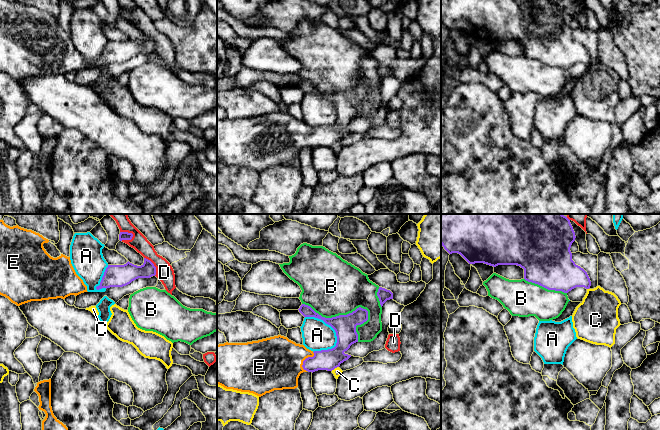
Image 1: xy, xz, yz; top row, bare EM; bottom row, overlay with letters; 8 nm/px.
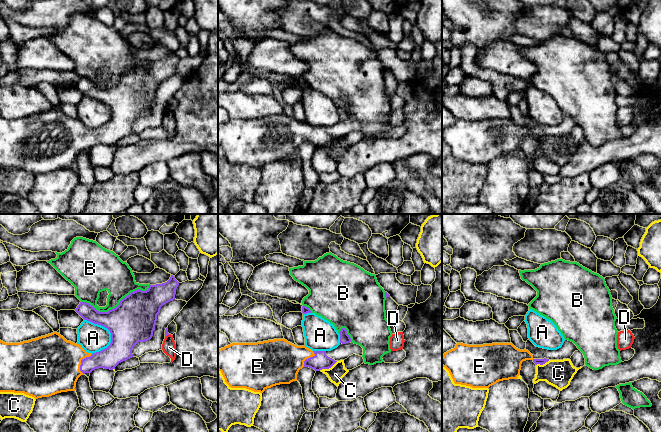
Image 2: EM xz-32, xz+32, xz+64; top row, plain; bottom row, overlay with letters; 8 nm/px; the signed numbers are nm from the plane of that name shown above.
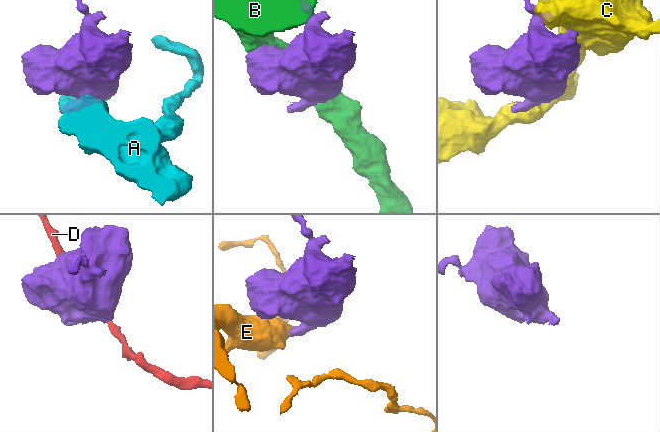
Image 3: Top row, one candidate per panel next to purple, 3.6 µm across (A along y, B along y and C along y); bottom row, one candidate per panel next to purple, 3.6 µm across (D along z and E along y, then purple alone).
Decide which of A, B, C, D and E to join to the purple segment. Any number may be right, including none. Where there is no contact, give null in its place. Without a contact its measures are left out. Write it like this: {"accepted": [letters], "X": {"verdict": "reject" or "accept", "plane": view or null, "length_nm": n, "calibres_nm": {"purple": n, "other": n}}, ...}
{"accepted": ["E"], "A": {"verdict": "reject", "plane": "xz", "length_nm": 340, "calibres_nm": {"purple": 180, "other": 240}}, "B": {"verdict": "reject", "plane": "xz", "length_nm": 550, "calibres_nm": {"purple": 180, "other": 480}}, "C": {"verdict": "reject", "plane": "xz", "length_nm": 70, "calibres_nm": {"purple": 160, "other": 70}}, "D": {"verdict": "reject", "plane": "xy", "length_nm": 120, "calibres_nm": {"purple": 60, "other": 140}}, "E": {"verdict": "accept", "plane": "xz", "length_nm": 170, "calibres_nm": {"purple": 160, "other": 420}}}

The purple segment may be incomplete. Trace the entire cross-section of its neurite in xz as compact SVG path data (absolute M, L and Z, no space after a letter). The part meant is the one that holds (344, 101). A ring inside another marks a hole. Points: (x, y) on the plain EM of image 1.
M302 80L298 85L304 93L315 93L330 101L336 108L337 119L332 125L311 127L287 113L278 111L247 119L224 119L217 121L217 160L226 165L253 169L259 173L274 166L295 165L303 148L332 147L351 131L345 130L350 122L358 118L356 102L368 96L368 87L361 83L347 91L325 94L310 82Z

